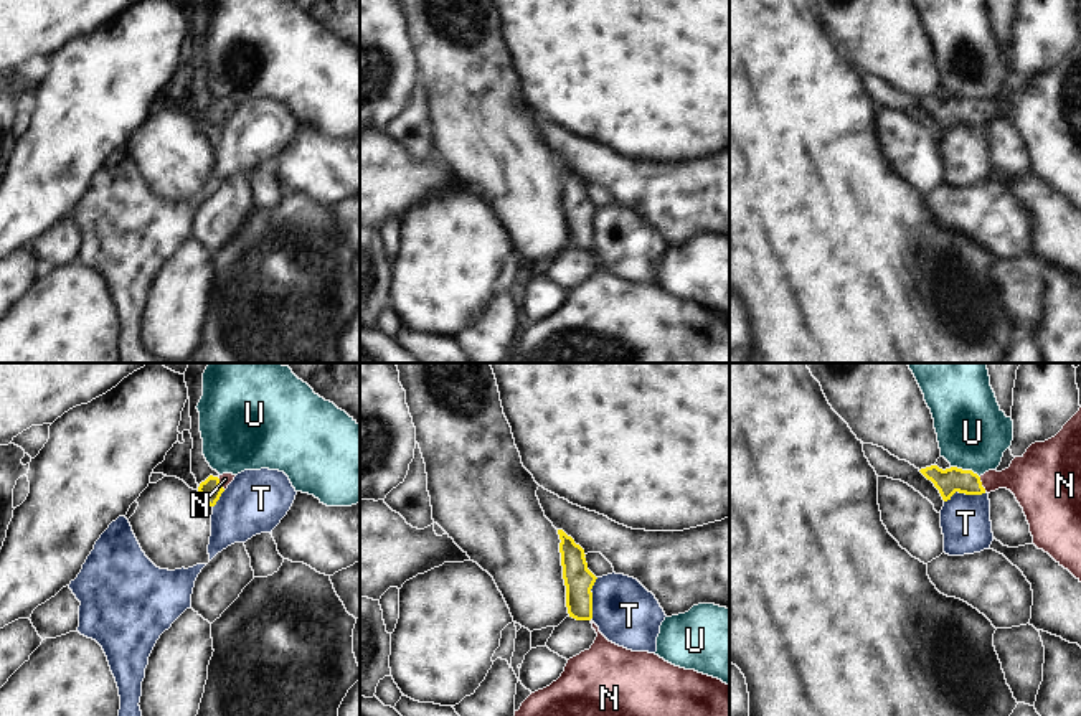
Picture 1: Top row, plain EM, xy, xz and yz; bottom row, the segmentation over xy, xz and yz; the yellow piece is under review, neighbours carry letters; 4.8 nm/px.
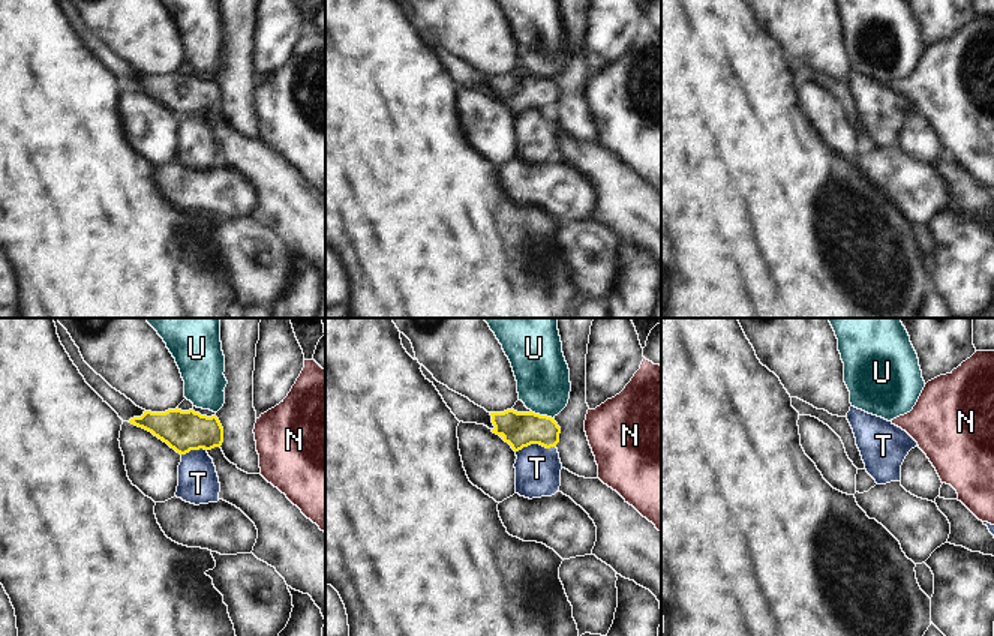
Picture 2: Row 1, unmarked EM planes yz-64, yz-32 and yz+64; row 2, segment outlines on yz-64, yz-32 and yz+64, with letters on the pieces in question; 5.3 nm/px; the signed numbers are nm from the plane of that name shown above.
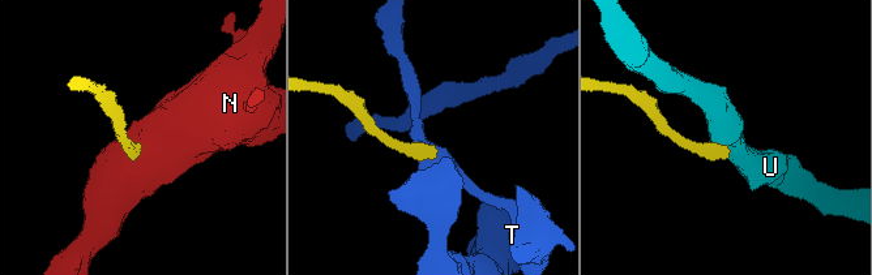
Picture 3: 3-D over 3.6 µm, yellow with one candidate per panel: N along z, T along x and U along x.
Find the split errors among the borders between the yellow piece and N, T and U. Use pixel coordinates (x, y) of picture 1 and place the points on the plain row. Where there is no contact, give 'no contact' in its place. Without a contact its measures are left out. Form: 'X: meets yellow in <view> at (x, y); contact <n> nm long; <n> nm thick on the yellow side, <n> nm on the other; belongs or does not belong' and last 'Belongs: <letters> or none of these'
N: meets yellow in yz at (981, 114); contact 80 nm long; 120 nm thick on the yellow side, 240 nm on the other; belongs
T: meets yellow in yz at (964, 122); contact 220 nm long; 120 nm thick on the yellow side, 240 nm on the other; does not belong
U: meets yellow in yz at (966, 101); contact 160 nm long; 120 nm thick on the yellow side, 340 nm on the other; does not belong
Belongs: N

